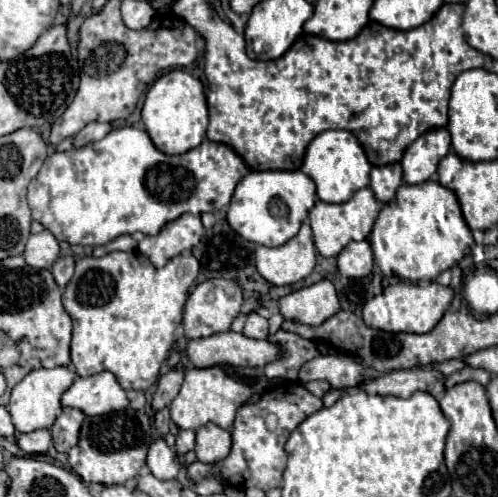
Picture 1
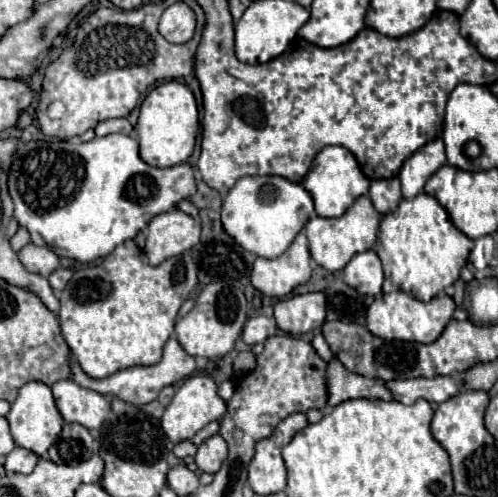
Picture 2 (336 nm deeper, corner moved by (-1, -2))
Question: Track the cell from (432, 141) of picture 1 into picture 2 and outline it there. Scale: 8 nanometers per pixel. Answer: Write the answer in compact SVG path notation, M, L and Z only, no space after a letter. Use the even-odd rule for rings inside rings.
M433 139L427 145L423 145L421 149L417 149L417 153L413 153L413 157L409 157L409 161L405 161L405 165L401 167L401 173L399 173L403 197L409 199L409 197L415 197L417 193L421 193L427 179L441 165L445 165L445 161L447 161L445 145L441 139Z

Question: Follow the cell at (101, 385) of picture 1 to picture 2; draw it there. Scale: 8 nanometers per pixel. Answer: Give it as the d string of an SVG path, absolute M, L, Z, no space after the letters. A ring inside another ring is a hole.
M63 379L51 385L59 413L69 423L81 423L87 429L99 429L111 411L111 401L93 389L77 385L73 379Z

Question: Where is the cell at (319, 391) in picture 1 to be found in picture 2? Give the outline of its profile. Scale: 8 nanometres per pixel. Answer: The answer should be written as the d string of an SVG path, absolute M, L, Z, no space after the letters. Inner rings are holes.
M331 359L325 371L325 385L327 385L327 407L335 407L347 399L383 399L389 401L393 399L391 393L385 389L385 381L381 379L367 379L357 373L347 371L341 361Z

